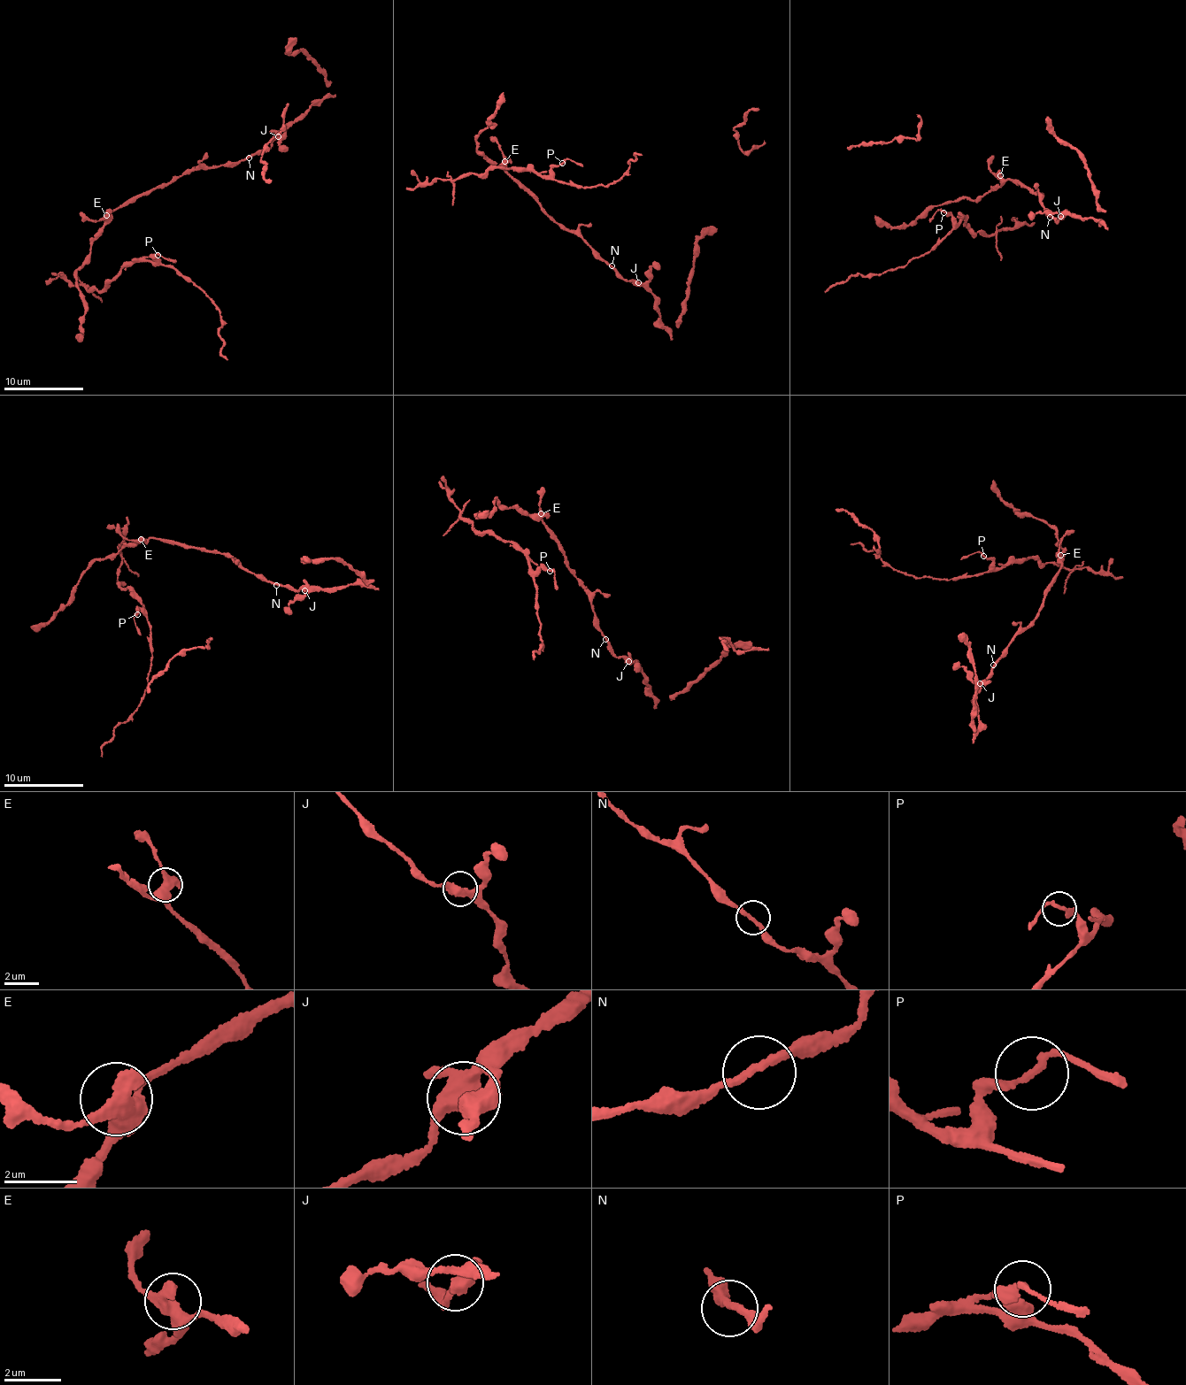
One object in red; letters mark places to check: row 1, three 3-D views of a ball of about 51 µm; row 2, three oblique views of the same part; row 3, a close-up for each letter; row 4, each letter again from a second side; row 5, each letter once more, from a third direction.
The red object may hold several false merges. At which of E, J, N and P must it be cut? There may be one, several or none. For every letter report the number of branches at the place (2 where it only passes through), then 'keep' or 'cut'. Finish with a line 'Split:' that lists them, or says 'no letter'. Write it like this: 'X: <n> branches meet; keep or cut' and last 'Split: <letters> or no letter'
E: 4 branches meet; keep
J: 3 branches meet; keep
N: 2 branches meet; keep
P: 2 branches meet; keep
Split: no letter

